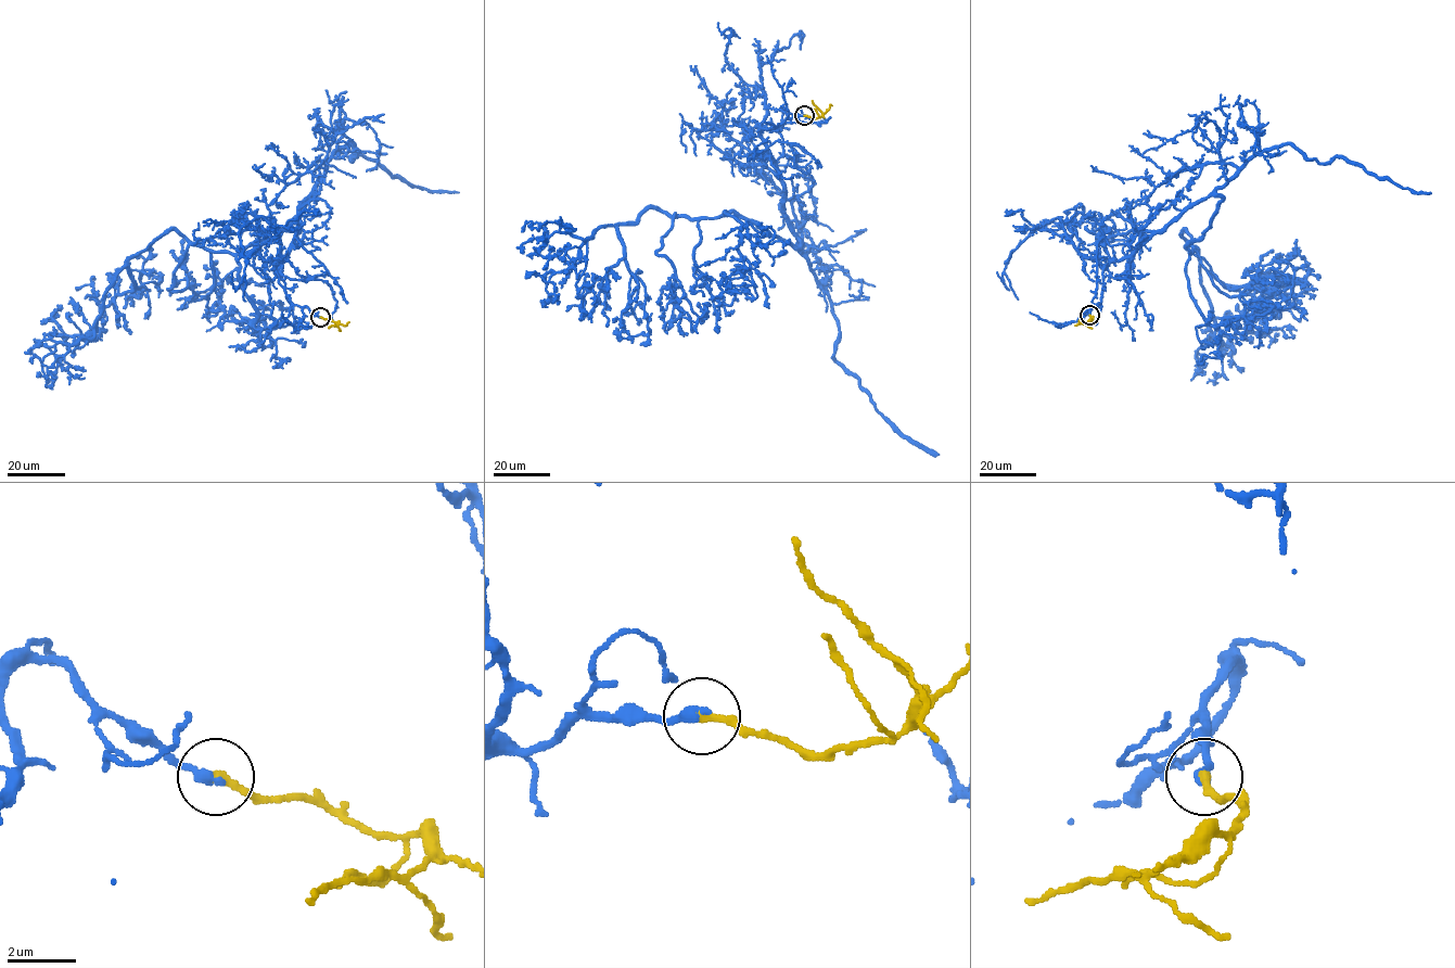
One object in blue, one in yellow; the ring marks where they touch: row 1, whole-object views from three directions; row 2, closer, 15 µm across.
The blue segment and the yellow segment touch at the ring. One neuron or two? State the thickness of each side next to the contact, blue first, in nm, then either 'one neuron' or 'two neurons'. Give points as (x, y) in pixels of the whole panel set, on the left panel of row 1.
calibres 320 and 260 nm; one neuron

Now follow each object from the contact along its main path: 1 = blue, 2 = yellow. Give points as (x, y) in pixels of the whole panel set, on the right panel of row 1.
1: (1089, 315), (1107, 265), (1220, 195), (1190, 253), (1182, 233), (1215, 321), (1205, 341), (1224, 354), (1217, 383)
2: (1089, 315), (1093, 318), (1074, 325)

